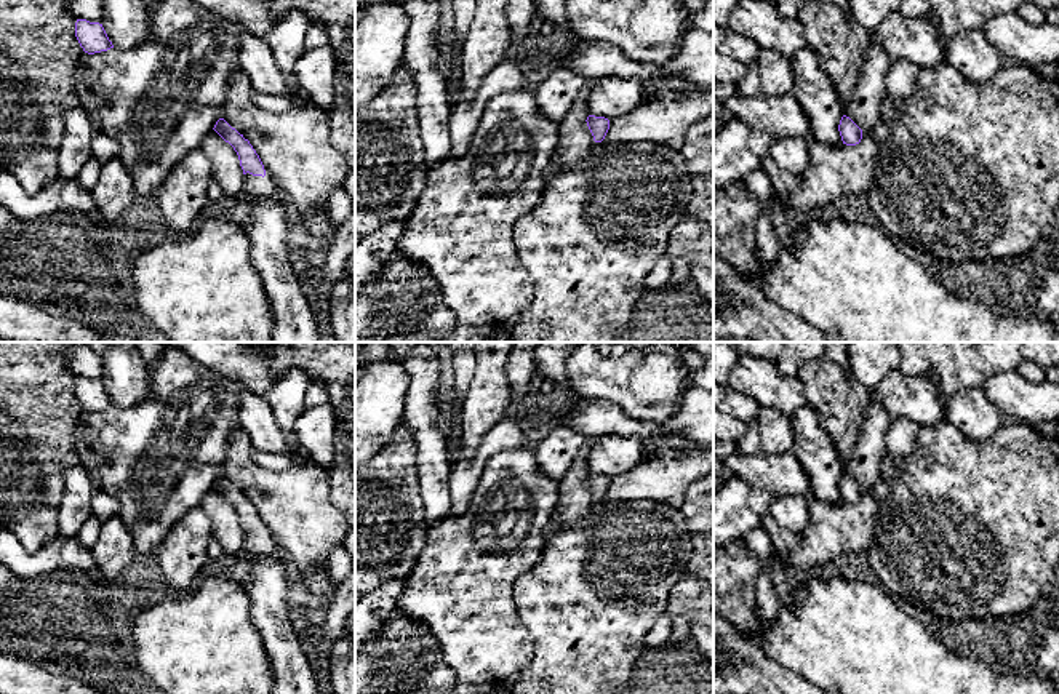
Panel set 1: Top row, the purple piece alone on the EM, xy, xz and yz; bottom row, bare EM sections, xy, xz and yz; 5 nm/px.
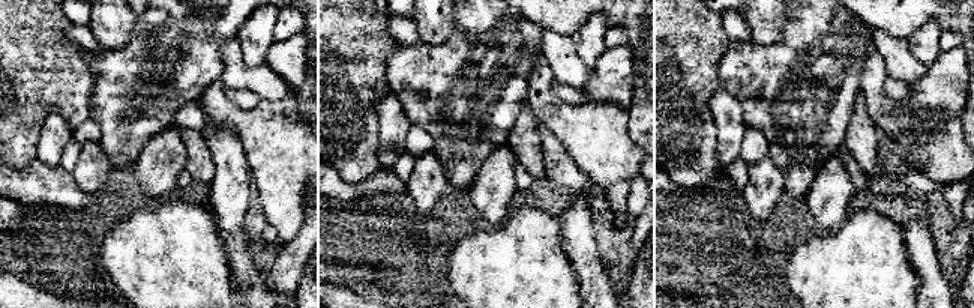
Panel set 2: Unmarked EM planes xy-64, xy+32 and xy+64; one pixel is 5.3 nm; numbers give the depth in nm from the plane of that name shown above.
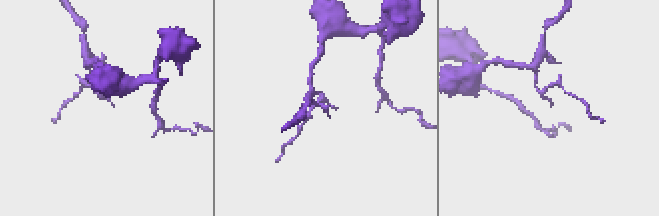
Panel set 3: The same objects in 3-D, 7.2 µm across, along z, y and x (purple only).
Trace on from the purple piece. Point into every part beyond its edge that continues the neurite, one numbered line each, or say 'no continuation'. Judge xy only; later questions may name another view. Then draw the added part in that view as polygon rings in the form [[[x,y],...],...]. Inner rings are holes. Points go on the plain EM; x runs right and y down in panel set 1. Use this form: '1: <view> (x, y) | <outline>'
1: xy (253, 544) | [[[266,524],[264,528],[264,536],[246,531],[242,548],[232,555],[232,563],[224,566],[221,566],[219,563],[208,564],[203,571],[203,577],[226,577],[243,585],[250,572],[250,561],[256,555],[277,556],[282,561],[290,563],[288,555],[277,545],[275,539],[272,537]]]

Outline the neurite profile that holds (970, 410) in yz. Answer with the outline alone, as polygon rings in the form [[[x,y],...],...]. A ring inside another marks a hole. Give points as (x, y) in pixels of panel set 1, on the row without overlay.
[[[982,387],[958,390],[949,401],[945,419],[976,441],[993,437],[1005,422],[1003,414],[987,398]]]

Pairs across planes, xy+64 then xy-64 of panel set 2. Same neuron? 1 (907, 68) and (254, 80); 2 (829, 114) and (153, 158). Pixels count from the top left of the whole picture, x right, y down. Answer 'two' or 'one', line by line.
1: one
2: two

